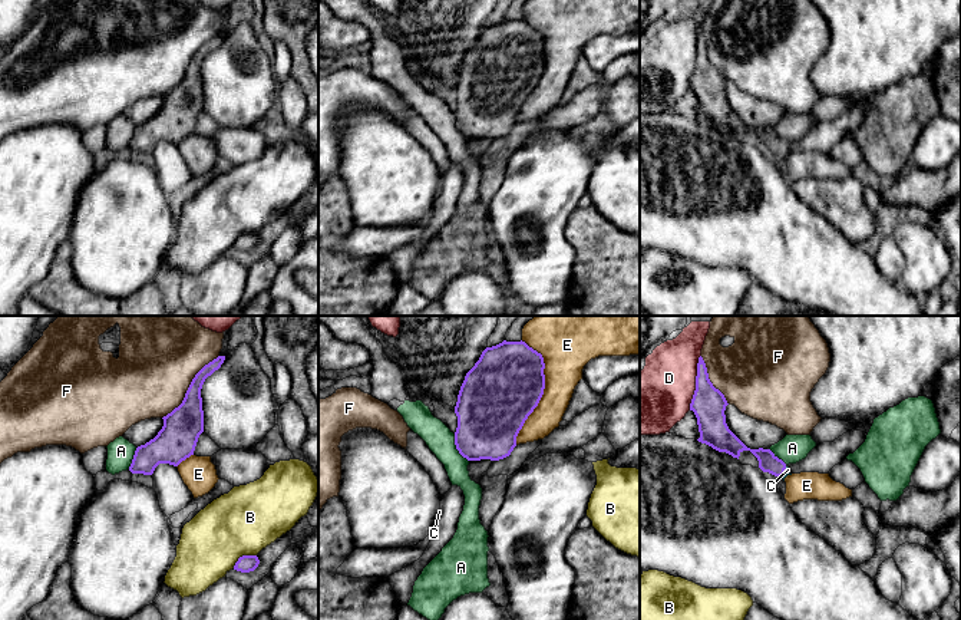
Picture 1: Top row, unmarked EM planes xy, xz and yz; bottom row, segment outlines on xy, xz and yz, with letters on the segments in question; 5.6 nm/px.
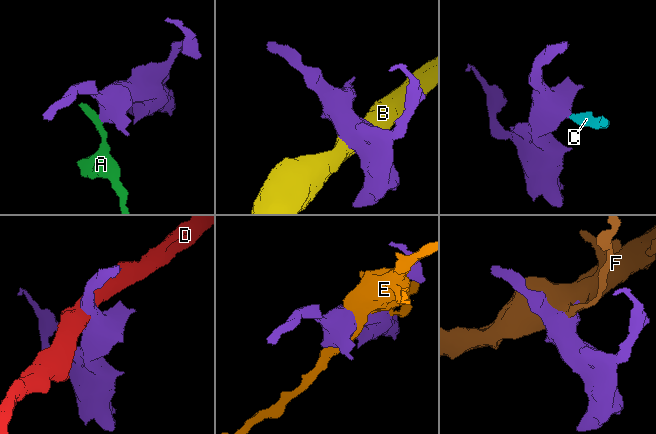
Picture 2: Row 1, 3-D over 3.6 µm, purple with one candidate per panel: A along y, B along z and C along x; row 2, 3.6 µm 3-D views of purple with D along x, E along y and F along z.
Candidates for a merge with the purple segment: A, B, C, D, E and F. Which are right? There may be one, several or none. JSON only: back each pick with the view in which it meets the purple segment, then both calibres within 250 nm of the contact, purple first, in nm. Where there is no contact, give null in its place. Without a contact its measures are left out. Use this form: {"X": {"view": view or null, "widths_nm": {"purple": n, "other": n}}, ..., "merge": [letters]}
{"C": {"view": "yz", "widths_nm": {"purple": 110, "other": 30}}, "merge": ["C"]}

